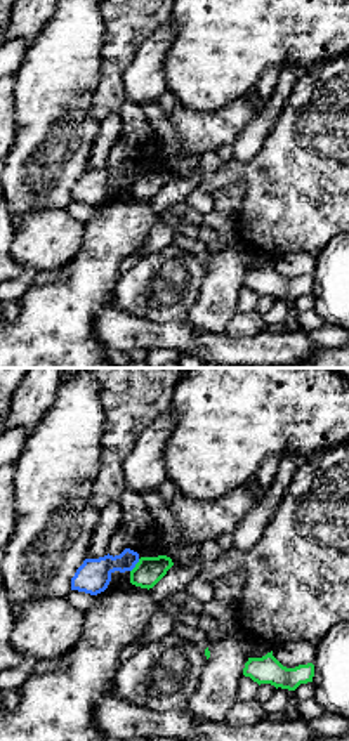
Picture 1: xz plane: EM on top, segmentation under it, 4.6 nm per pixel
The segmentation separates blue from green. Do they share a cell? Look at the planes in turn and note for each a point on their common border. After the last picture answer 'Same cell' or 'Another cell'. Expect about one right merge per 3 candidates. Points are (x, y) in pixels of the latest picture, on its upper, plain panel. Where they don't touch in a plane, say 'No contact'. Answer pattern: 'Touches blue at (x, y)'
Touches blue at (134, 177)

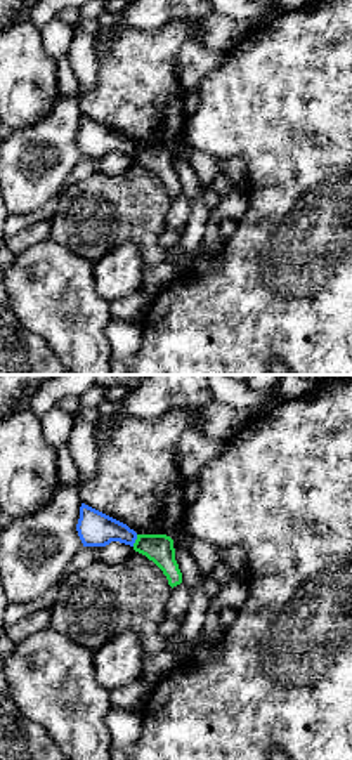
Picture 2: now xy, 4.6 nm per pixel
Touches blue at (136, 150)

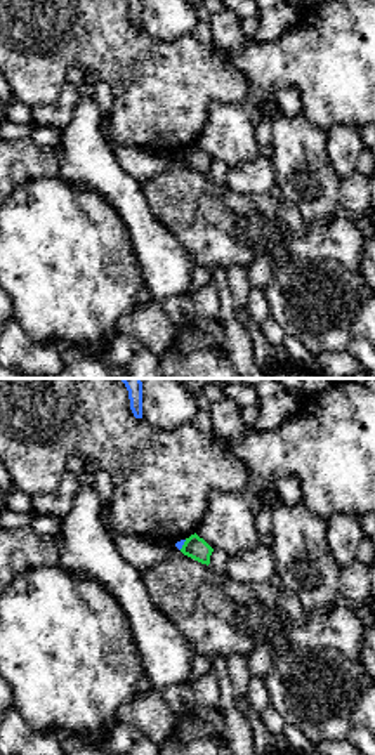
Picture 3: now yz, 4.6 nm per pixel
Touches blue at (183, 155)

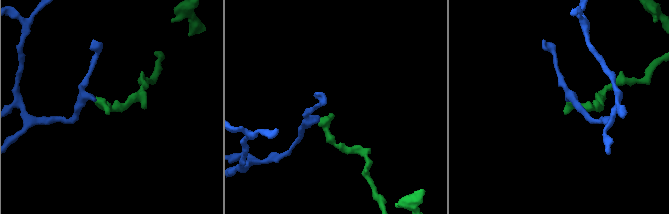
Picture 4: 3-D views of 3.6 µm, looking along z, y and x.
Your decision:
Another cell

